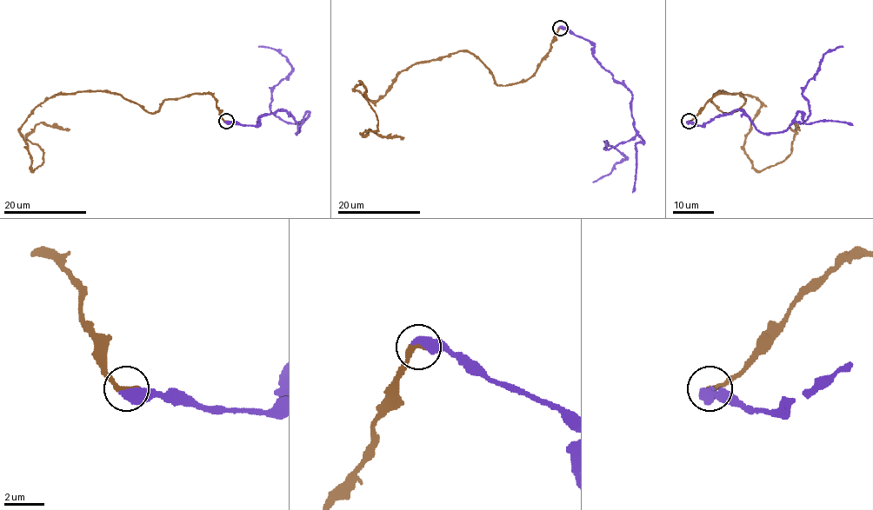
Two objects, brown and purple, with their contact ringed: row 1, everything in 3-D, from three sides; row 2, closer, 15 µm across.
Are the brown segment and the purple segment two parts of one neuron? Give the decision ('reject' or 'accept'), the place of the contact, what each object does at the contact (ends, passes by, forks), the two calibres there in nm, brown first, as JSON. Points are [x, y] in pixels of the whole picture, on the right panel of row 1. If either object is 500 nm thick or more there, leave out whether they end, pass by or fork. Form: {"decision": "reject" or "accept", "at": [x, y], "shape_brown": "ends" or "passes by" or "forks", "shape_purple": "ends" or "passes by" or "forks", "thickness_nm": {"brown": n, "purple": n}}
{"decision": "accept", "at": [689, 121], "thickness_nm": {"brown": 320, "purple": 550}}

